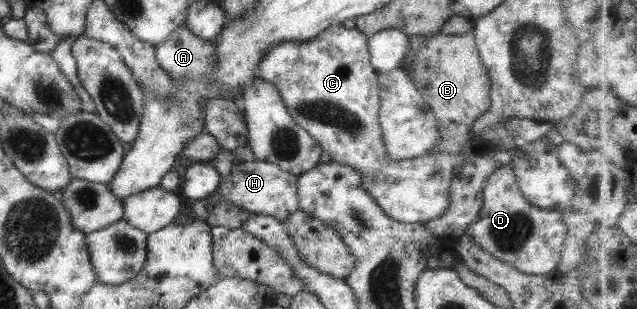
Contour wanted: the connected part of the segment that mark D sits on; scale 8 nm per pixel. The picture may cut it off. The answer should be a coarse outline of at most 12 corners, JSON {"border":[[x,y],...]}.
{"border":[[511,164],[486,178],[466,232],[523,274],[555,275],[557,211],[523,196]]}

